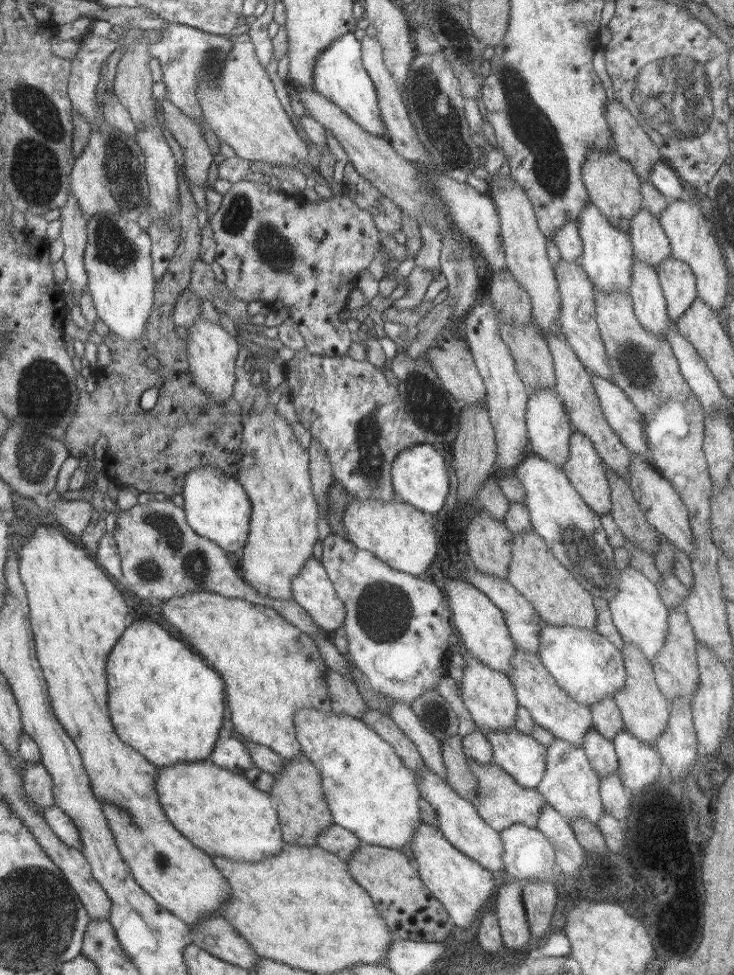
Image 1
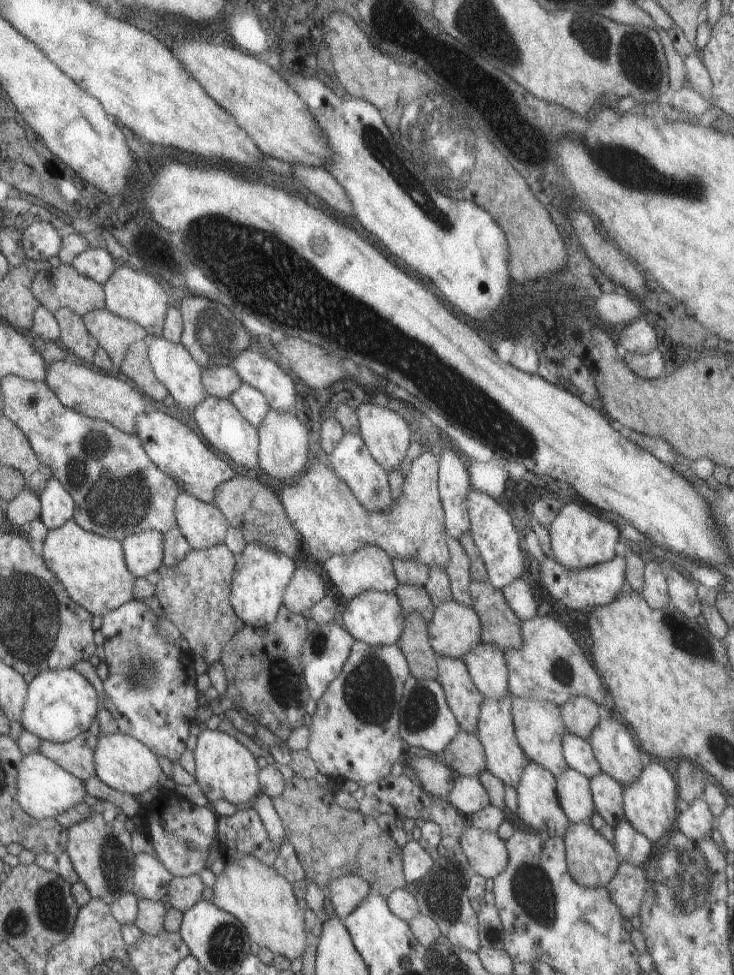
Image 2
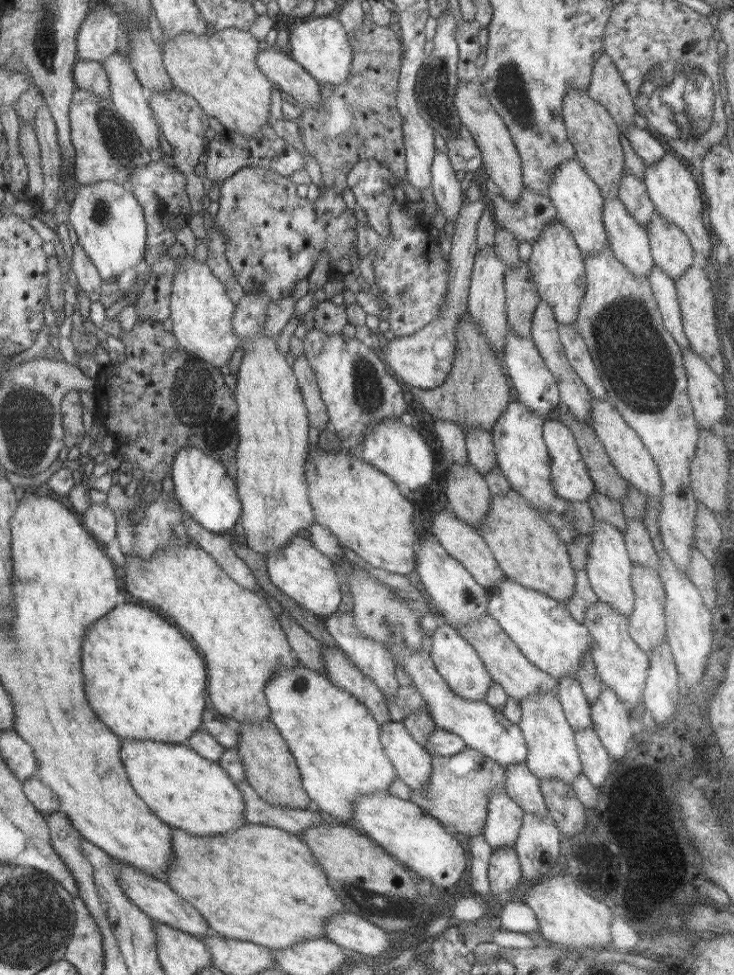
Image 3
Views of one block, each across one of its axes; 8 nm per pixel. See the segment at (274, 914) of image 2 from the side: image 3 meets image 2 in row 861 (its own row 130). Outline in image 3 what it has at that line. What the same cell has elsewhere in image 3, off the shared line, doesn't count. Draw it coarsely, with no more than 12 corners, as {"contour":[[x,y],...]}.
{"contour":[[163,28],[165,64],[225,128],[273,124],[265,42]]}

